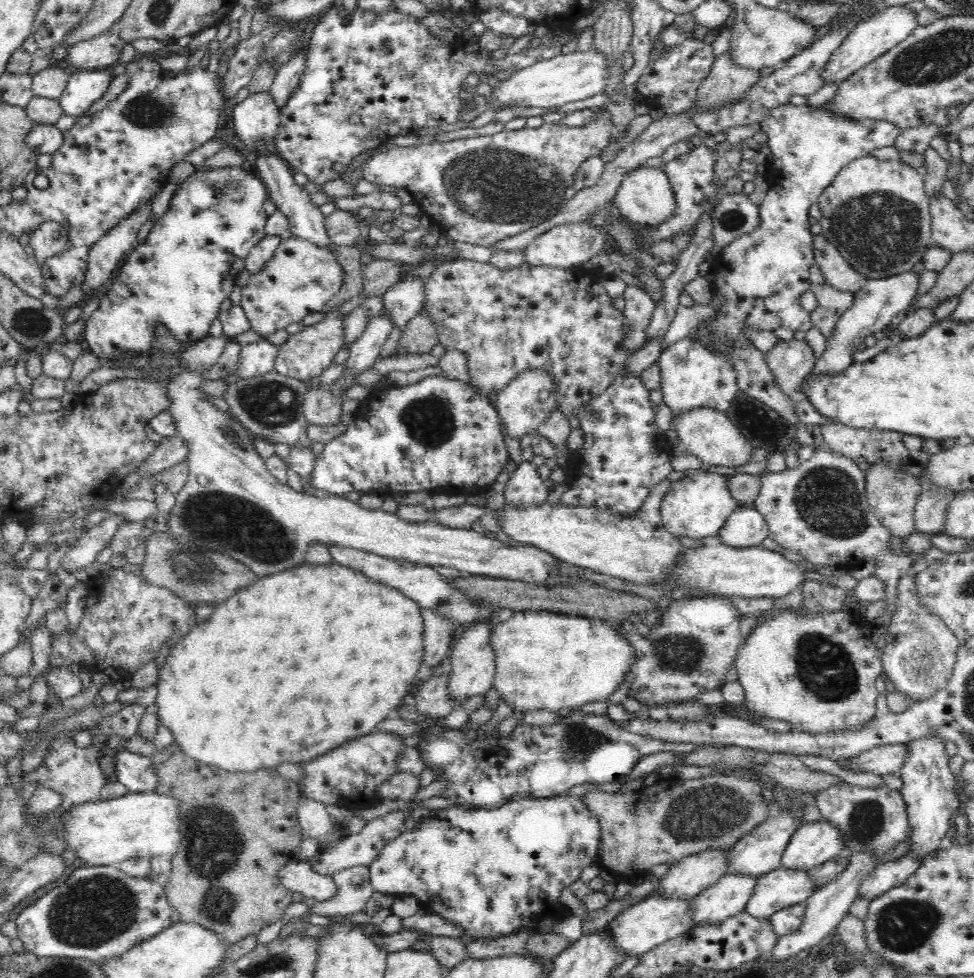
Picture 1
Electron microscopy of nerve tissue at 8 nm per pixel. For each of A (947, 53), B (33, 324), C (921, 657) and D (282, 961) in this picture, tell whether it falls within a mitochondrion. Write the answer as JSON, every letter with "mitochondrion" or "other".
{"A":"mitochondrion","B":"mitochondrion","C":"other","D":"mitochondrion"}

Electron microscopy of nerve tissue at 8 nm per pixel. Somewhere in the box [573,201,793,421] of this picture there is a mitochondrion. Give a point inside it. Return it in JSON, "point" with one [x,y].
{"point":[732,221]}

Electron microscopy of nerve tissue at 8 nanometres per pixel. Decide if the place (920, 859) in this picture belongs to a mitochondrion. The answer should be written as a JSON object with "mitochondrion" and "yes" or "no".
{"mitochondrion":"no"}

